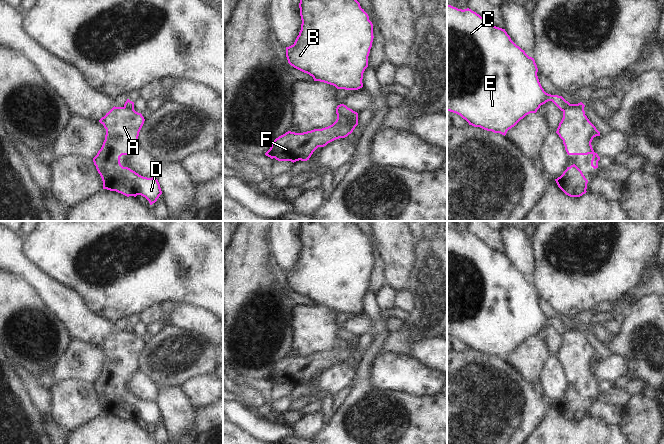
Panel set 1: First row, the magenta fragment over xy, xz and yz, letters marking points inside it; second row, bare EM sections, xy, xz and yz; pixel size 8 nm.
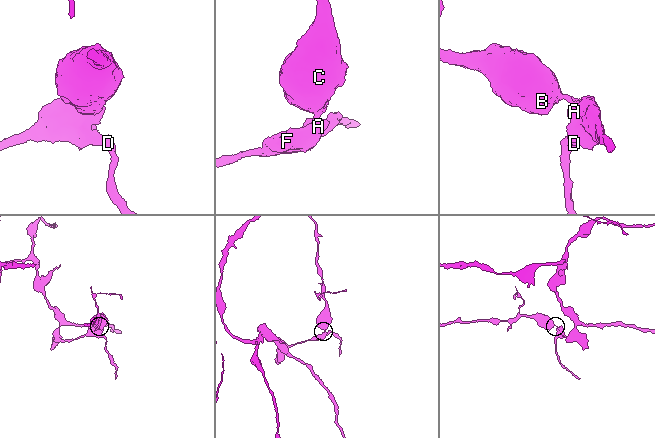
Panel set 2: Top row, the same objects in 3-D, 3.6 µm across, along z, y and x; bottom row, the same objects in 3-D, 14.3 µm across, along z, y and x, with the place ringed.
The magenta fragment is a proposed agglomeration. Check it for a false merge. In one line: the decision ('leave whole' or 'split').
split

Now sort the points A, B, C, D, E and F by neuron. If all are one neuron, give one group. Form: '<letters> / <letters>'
A D F / B C E

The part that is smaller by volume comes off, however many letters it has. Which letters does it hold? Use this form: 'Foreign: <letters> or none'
Foreign: B, C, E

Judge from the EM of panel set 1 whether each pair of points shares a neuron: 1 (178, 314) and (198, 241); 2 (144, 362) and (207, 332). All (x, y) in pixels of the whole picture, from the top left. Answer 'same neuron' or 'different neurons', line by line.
1: different neurons
2: different neurons

